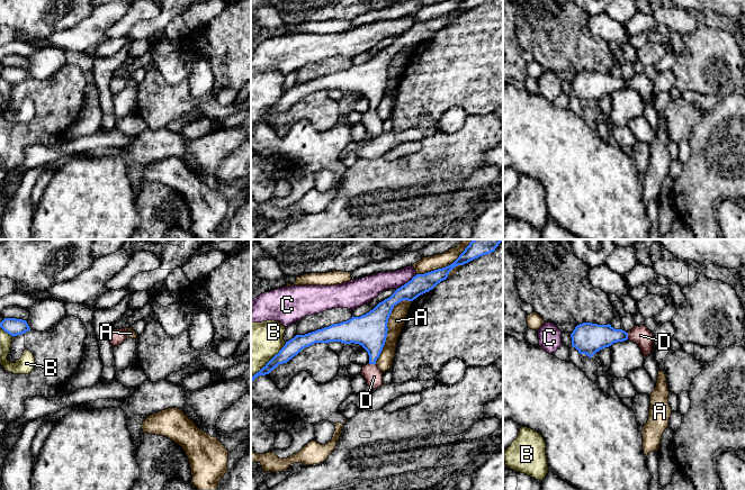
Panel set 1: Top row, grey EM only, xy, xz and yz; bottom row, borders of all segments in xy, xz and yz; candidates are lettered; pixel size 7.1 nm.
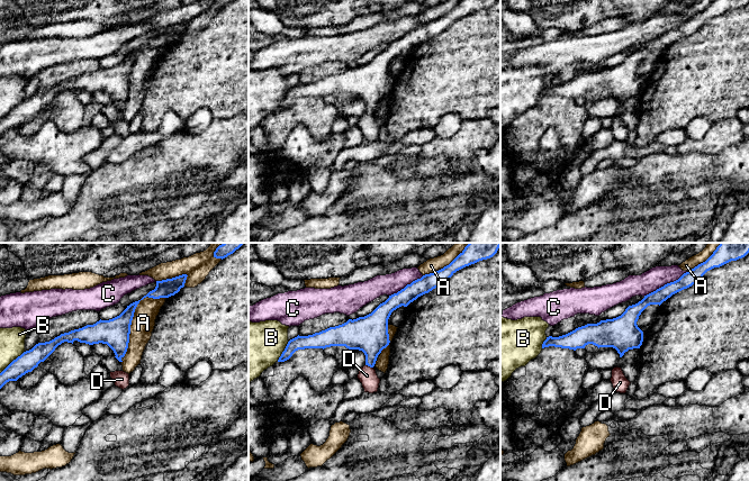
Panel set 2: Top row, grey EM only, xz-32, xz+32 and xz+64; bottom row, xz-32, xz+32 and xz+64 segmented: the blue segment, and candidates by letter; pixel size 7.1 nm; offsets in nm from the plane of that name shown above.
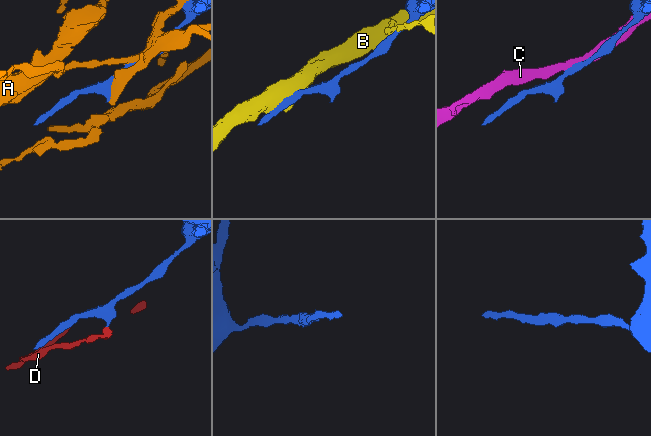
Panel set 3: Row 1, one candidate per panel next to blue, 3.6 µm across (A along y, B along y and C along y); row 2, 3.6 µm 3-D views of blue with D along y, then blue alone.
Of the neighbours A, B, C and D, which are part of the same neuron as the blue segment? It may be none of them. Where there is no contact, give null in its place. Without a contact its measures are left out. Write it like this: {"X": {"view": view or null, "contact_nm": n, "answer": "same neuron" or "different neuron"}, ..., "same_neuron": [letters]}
{"A": {"view": "xz", "contact_nm": 500, "answer": "different neuron"}, "B": {"view": "xz", "contact_nm": 360, "answer": "different neuron"}, "C": {"view": "xz", "contact_nm": 190, "answer": "different neuron"}, "D": {"view": "xz", "contact_nm": 60, "answer": "same neuron"}, "same_neuron": ["D"]}

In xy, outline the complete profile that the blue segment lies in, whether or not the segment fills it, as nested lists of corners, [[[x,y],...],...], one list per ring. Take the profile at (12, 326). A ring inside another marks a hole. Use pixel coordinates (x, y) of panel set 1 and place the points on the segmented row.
[[[5,318],[0,323],[0,327],[11,336],[21,335],[30,330],[26,320],[16,318]]]

